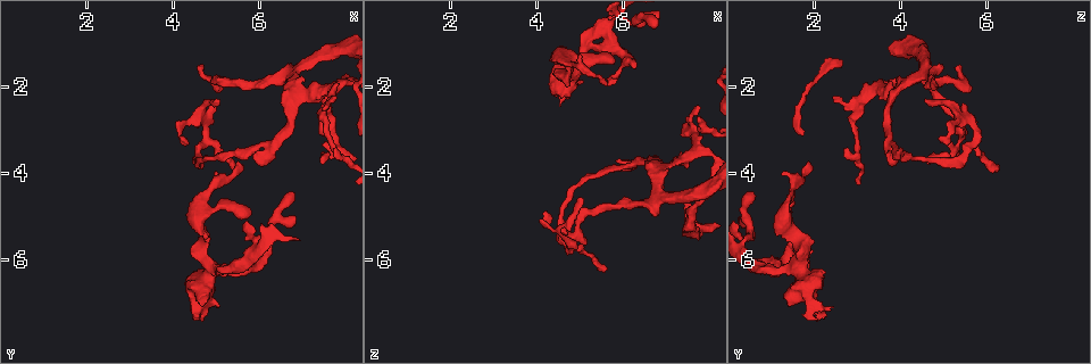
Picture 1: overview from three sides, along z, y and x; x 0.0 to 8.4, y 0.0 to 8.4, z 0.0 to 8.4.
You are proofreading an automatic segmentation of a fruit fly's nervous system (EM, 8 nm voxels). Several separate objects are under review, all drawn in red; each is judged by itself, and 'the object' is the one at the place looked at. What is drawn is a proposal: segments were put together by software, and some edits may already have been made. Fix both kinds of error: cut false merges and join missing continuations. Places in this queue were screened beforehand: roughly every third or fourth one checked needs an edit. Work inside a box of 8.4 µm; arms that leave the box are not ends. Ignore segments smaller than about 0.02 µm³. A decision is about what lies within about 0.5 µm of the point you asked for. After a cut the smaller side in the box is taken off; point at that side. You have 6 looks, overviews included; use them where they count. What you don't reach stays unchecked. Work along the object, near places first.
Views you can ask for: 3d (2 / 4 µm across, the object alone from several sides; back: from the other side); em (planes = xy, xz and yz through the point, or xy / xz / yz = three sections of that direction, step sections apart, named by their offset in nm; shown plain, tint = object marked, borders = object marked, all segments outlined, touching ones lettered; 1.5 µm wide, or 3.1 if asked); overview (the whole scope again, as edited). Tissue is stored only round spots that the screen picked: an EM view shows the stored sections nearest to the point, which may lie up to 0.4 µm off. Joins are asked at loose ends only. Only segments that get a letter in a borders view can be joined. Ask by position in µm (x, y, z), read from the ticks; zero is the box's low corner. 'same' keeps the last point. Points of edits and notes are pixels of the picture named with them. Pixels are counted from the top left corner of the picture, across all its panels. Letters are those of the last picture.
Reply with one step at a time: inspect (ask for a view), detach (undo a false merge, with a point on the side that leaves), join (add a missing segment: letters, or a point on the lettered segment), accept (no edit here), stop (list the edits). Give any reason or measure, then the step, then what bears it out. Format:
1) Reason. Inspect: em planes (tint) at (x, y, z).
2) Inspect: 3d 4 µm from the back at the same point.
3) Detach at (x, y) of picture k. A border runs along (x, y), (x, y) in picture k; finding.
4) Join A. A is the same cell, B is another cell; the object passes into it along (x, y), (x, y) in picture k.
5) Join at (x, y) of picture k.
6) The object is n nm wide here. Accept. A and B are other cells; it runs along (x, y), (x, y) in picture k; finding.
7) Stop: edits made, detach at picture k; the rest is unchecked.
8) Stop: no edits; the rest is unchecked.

Tapers out. Inspect: 3d 4 µm at (7.75, 3.45, 2.65).

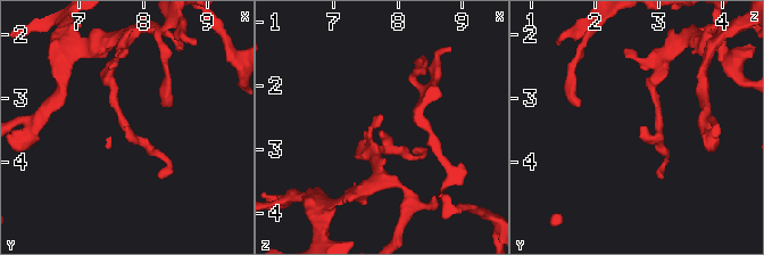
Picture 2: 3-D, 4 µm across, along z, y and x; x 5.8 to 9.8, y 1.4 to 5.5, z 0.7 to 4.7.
Inspect: em planes (borders) at (7.75, 3.40, 2.75).

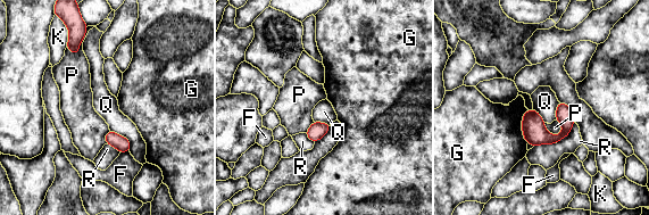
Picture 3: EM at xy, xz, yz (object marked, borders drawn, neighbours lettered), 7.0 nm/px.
The longest contact is with G, 240 nm. Accept. F, G, K, P, Q and R are other cells; a border runs along (543, 123), (549, 132), (562, 132) in picture 3; no lettered segment goes on from it.

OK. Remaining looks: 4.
Narrows sharply. Inspect: 3d 2 µm at (4.50, 5.05, 1.30).

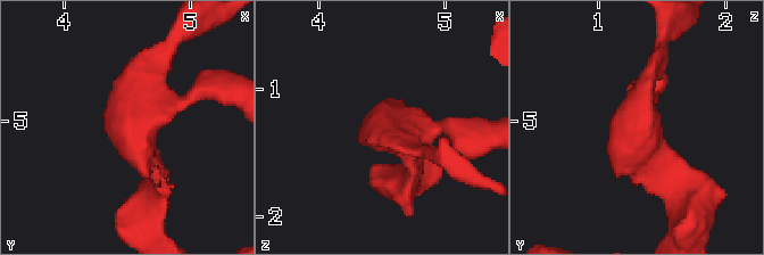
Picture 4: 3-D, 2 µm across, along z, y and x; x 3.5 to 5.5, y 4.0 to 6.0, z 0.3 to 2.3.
3 arms meet here; now the EM. Inspect: em yz step 8 (tint) at (4.54, 5.06, 1.32).

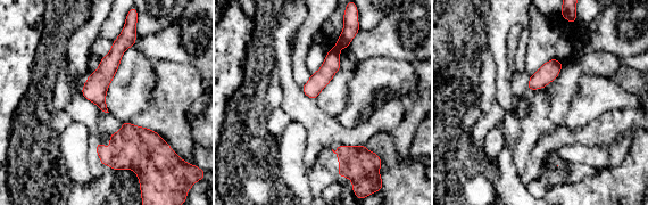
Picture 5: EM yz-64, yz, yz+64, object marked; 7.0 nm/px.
Another direction. Inspect: em planes (borders) at the same point.

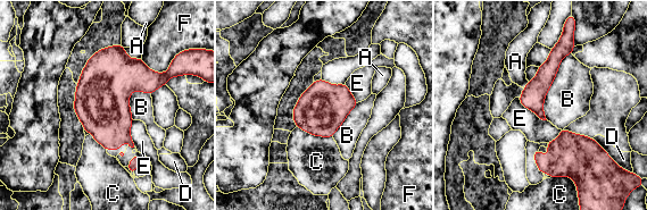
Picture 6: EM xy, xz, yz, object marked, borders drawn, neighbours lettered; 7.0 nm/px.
Accept. A, B, C, D, E and F are other cells; a border runs along (571, 53), (546, 94), (546, 119) in picture 6; all the same cell.

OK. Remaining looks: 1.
Inspect: em planes (borders) at (5.05, 2.30, 4.55).

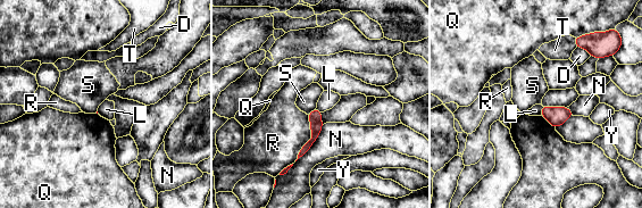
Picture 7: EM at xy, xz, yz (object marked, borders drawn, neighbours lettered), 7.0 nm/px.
Accept. D, L, N, Q, R, S, T and Y are other cells; none of them fits.

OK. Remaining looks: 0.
Stop: no edits; the rest is unchecked.

